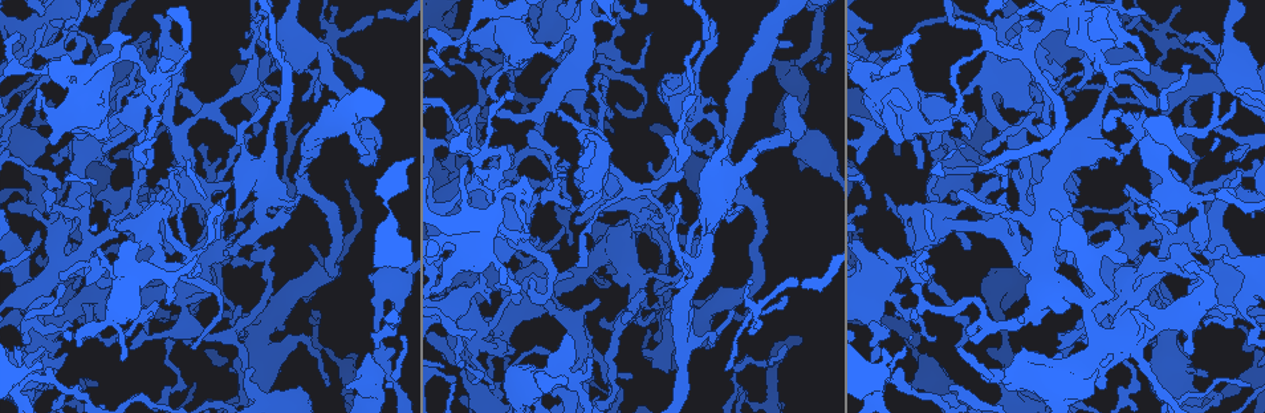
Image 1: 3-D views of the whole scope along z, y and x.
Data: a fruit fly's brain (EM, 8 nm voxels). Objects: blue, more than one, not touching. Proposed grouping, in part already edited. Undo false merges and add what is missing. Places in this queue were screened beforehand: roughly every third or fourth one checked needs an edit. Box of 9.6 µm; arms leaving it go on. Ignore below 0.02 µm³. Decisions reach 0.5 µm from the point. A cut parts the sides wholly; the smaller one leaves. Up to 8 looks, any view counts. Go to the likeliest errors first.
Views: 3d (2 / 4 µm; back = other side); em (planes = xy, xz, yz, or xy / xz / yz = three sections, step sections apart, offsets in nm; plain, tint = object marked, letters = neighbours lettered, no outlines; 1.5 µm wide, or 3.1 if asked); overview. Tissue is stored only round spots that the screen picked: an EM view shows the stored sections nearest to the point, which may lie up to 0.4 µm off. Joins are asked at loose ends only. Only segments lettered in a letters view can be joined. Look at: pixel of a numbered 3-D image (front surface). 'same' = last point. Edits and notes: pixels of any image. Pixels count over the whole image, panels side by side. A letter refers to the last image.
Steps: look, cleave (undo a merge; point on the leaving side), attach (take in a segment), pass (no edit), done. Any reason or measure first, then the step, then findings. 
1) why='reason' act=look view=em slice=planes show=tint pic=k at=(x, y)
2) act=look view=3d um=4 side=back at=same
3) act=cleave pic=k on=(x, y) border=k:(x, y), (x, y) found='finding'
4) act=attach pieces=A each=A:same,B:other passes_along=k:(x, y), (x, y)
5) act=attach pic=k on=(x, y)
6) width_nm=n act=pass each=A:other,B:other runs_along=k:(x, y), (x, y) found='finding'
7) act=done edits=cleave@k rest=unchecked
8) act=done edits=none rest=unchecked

act=look view=em slice=xy step=4 show=letters pic=1 at=(113, 167)

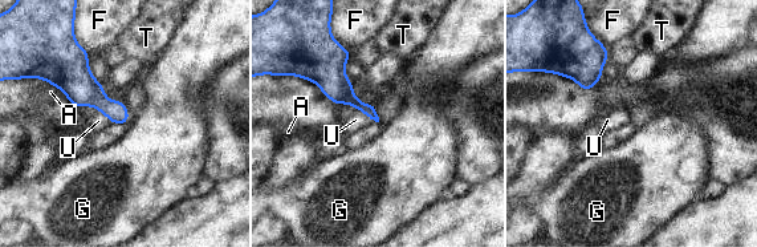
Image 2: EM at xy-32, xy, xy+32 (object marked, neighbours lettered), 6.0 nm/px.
why='another direction' act=look view=em slice=planes show=letters at=same

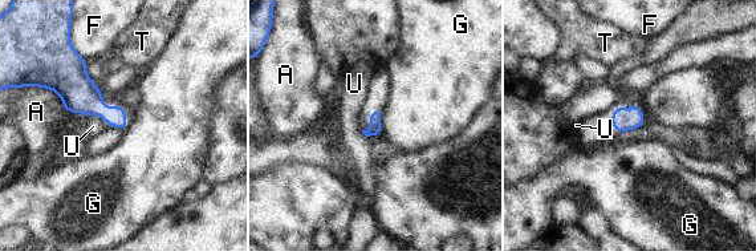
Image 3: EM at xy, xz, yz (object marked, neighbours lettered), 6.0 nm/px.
act=pass each=A:other,F:other,G:other,T:other,U:other border=3:(382, 112), (381, 126) found='none of them fits'

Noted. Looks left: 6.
why='abrupt turn' act=look view=3d um=4 pic=1 at=(542, 297)

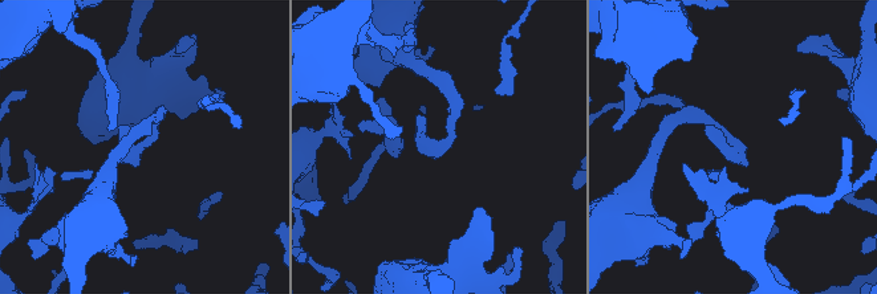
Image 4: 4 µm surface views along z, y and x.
why='now the EM' act=look view=em slice=xz step=8 show=letters pic=4 at=(438, 147)

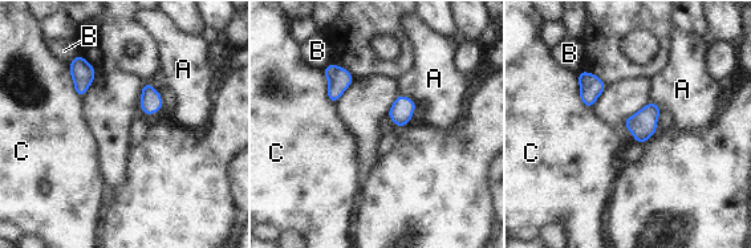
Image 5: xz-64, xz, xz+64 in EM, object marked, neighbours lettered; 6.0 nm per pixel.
act=look view=em slice=yz step=4 show=letters at=same

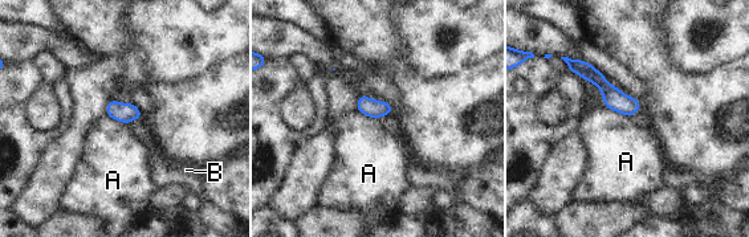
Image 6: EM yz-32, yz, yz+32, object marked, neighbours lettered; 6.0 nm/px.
act=pass each=A:other,B:other runs_along=6:(576, 68), (636, 107) found='all the same cell'

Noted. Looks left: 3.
why='tapers out' act=look view=em slice=planes show=letters pic=1 at=(290, 194)

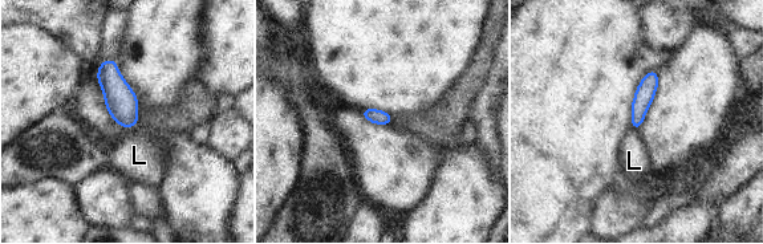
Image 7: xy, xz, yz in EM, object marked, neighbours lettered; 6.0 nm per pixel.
longest_contact=L:50nm act=pass each=L:other runs_along=7:(653, 73), (634, 125) found='no lettered segment goes on from it'

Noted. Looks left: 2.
act=done edits=none rest=unchecked

